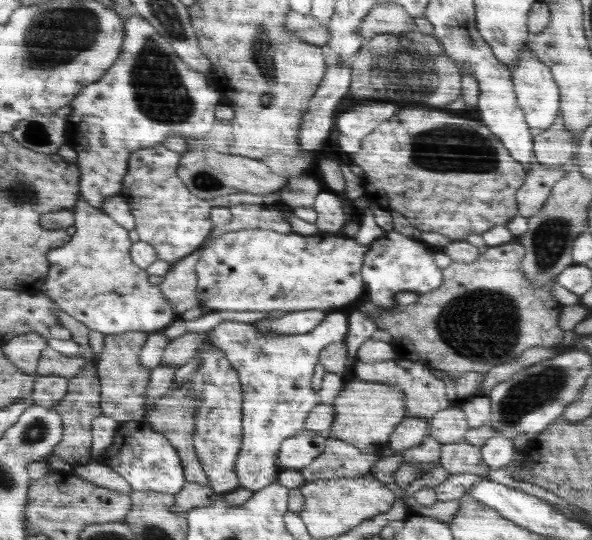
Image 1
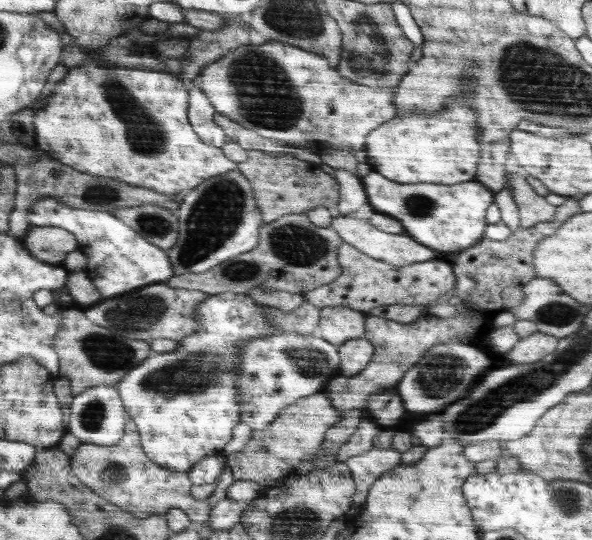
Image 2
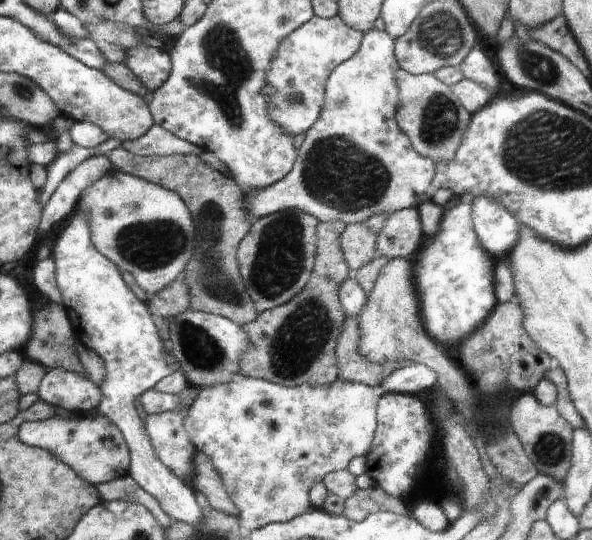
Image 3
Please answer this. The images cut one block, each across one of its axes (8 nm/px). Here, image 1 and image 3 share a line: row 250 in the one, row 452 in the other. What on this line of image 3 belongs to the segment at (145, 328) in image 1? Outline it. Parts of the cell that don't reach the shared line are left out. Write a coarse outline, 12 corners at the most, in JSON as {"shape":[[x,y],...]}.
{"shape":[[96,409],[27,422],[52,450],[94,486],[130,474],[123,432]]}

